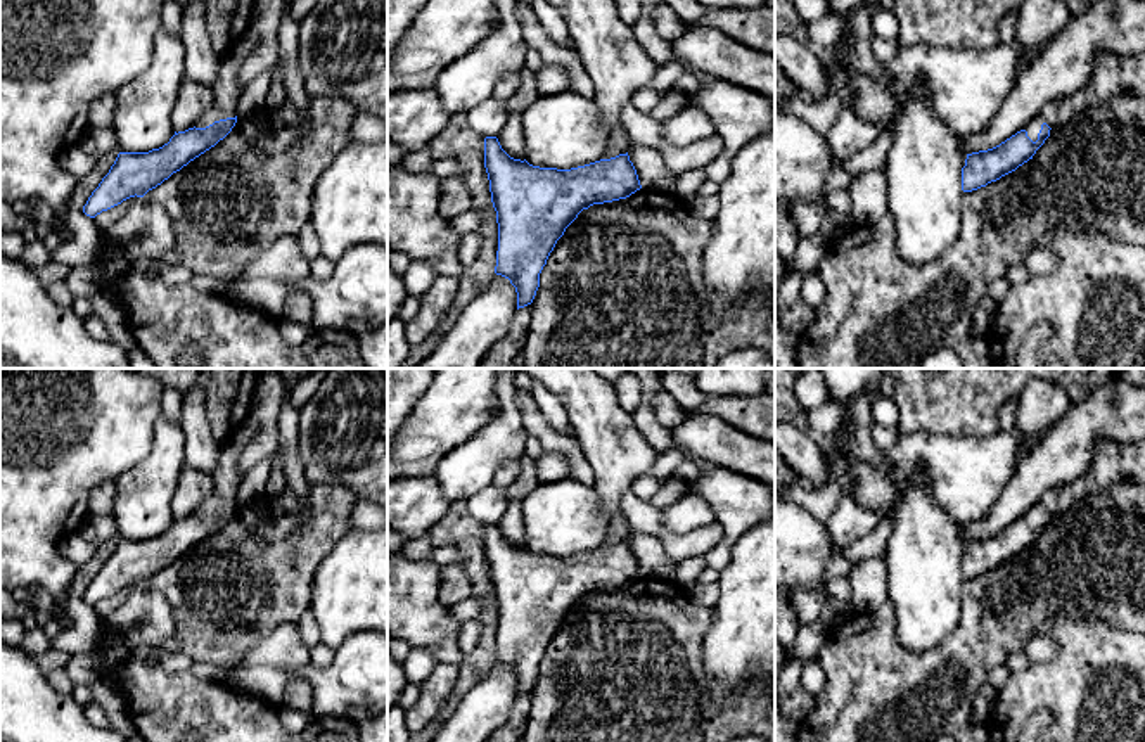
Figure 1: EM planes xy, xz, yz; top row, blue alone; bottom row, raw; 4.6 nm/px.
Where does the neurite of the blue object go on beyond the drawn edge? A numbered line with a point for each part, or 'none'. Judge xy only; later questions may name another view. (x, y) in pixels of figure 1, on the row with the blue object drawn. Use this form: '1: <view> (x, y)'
1: xy (227, 90)

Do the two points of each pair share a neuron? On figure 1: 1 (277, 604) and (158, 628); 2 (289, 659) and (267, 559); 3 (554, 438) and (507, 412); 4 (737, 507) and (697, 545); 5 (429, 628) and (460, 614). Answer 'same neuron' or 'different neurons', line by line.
1: different neurons
2: different neurons
3: different neurons
4: different neurons
5: different neurons

